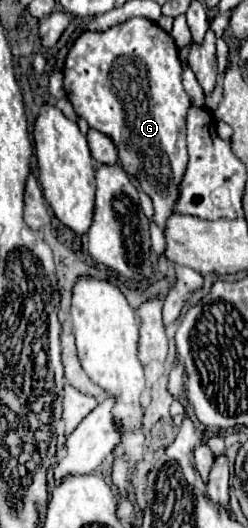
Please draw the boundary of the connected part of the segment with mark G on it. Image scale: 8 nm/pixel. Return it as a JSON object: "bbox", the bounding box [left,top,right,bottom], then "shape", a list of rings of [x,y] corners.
{"bbox":[63,17,191,229],"shape":[[[133,17],[105,31],[85,31],[73,43],[63,75],[77,115],[115,141],[119,163],[141,181],[141,189],[153,201],[155,221],[163,229],[187,165],[185,113],[191,103],[181,83],[175,41],[145,17]]]}

